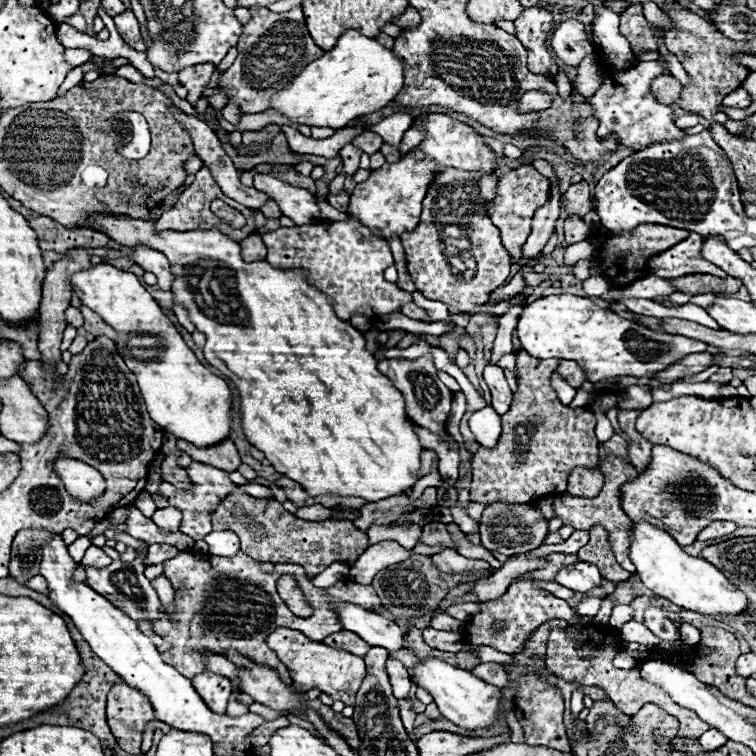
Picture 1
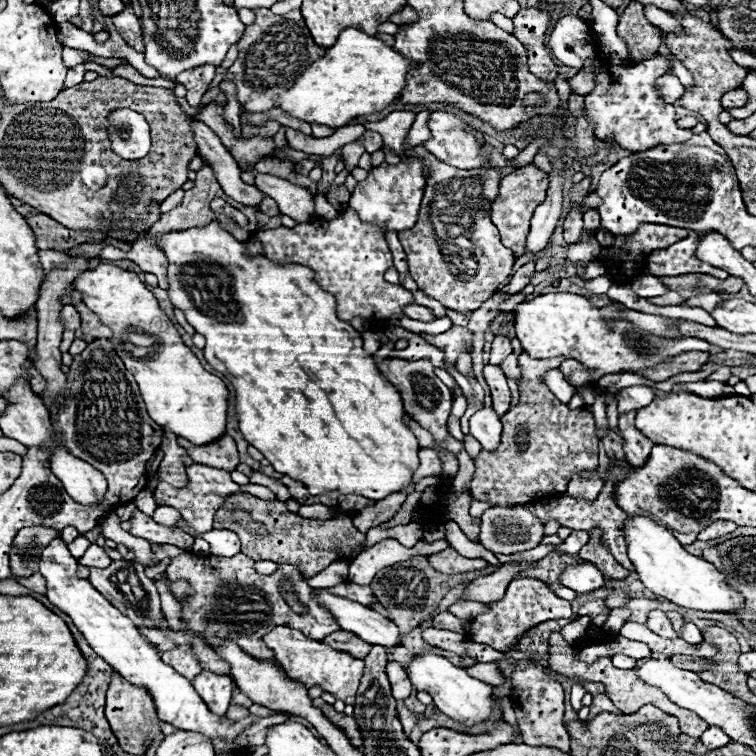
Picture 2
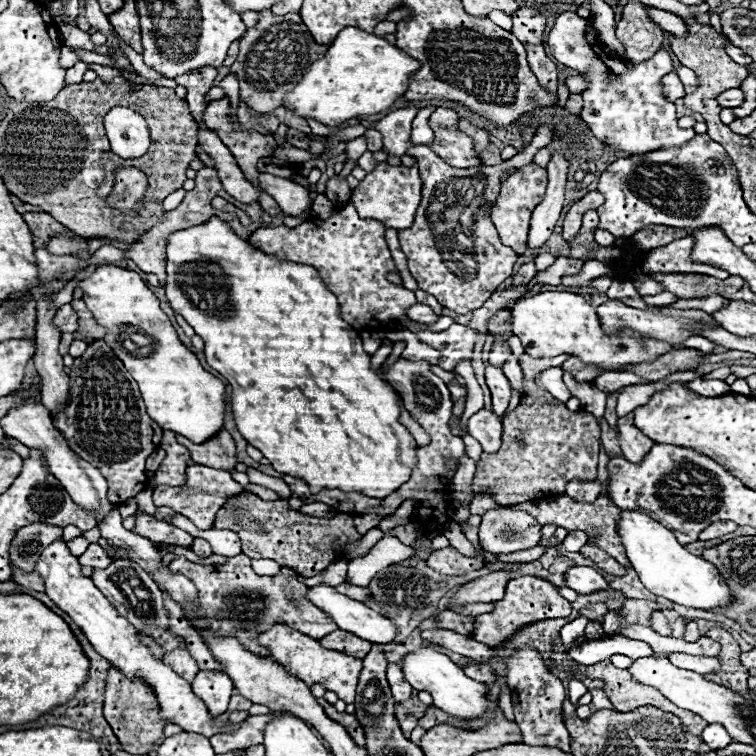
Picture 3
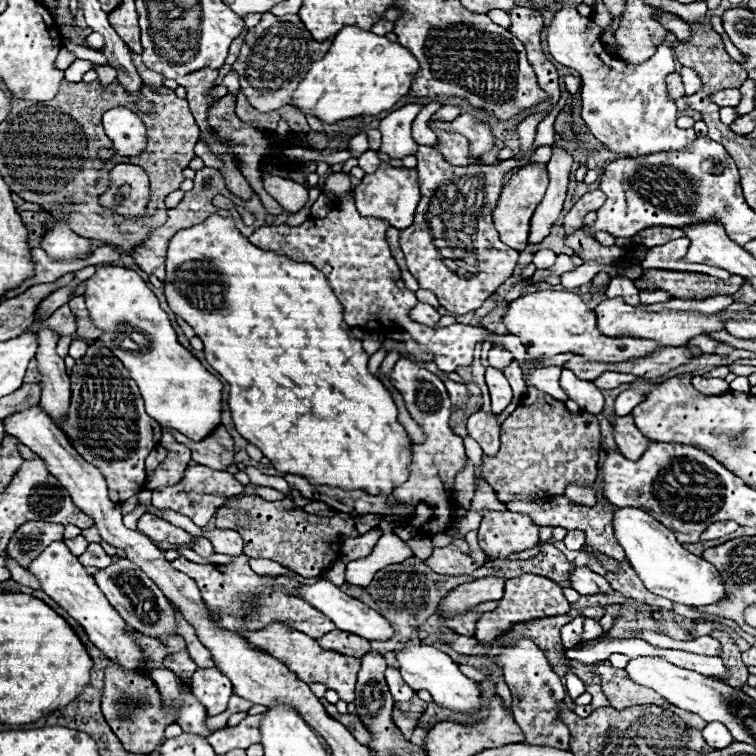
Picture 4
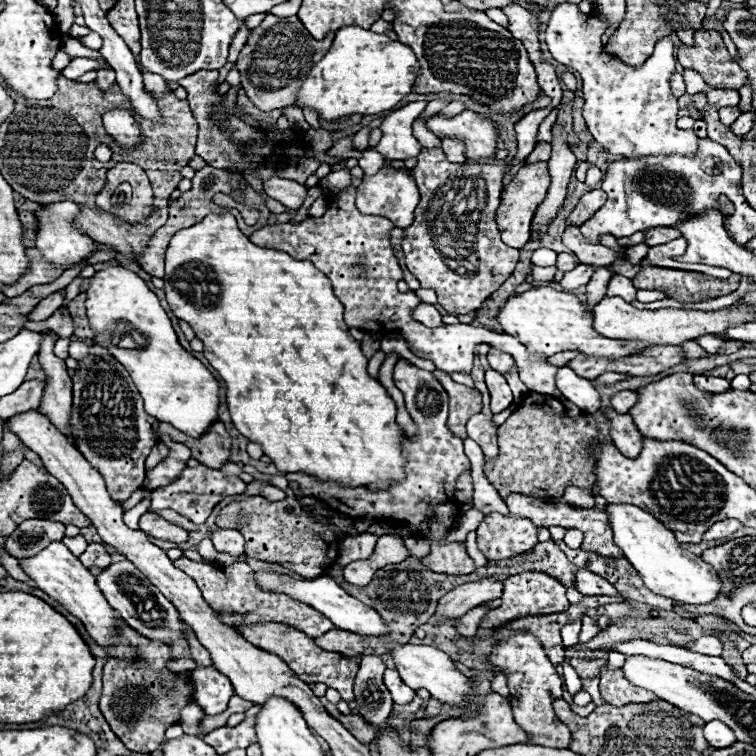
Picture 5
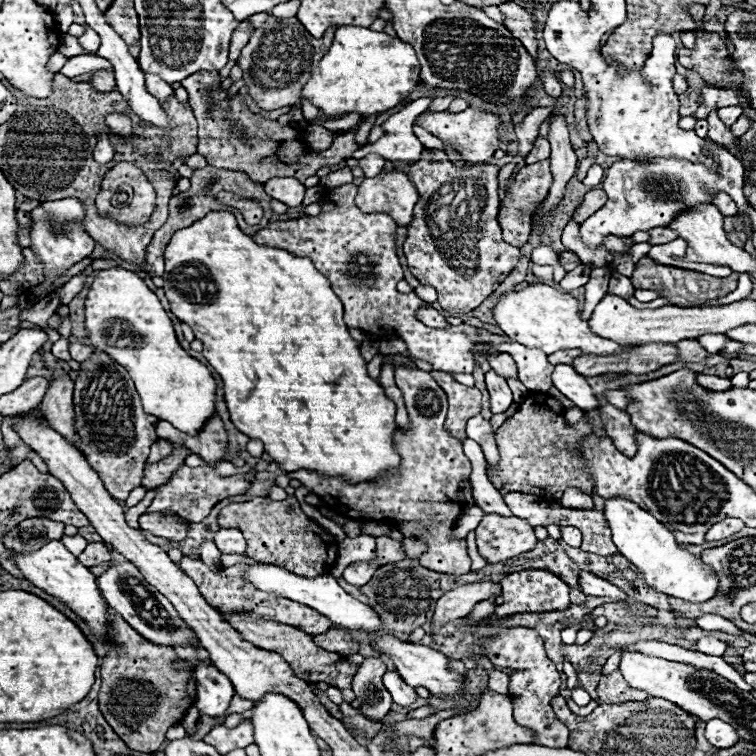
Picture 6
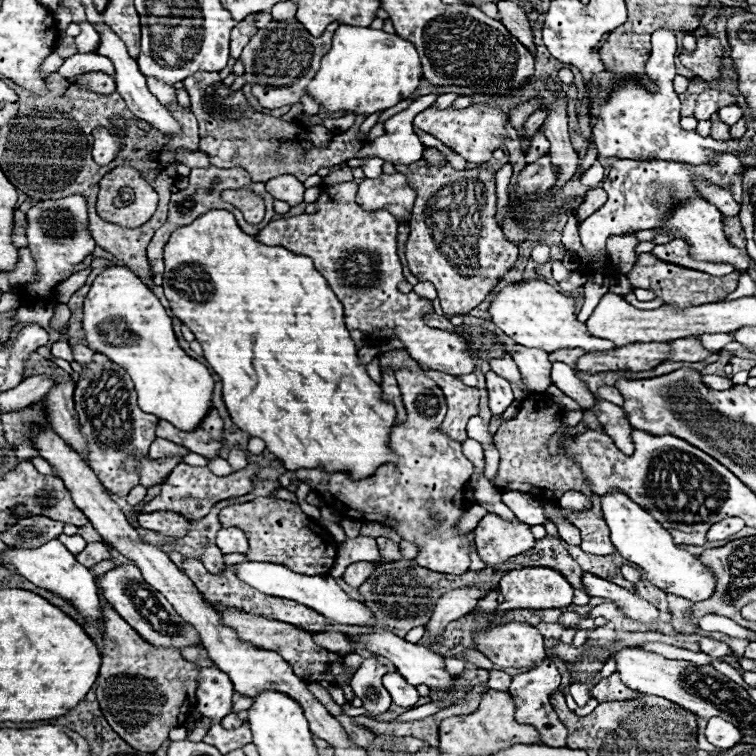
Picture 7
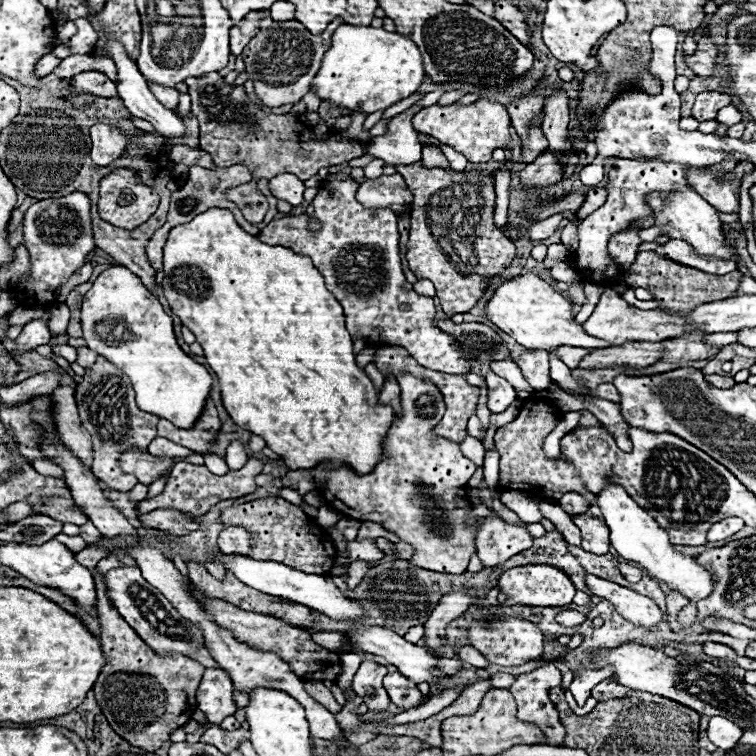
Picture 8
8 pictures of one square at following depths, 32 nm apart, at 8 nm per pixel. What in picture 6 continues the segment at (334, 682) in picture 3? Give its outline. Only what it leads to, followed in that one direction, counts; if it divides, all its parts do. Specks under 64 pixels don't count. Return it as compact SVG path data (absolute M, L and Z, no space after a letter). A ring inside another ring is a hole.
M232 614L230 616L230 624L242 634L244 640L252 642L254 646L260 646L262 650L272 650L276 654L280 654L294 670L294 674L298 678L304 678L304 682L316 684L316 682L326 682L328 686L334 686L342 692L346 702L354 700L354 692L352 692L352 678L358 670L358 666L350 664L344 656L336 654L336 652L326 652L324 648L316 646L312 642L310 634L304 634L302 630L288 626L288 624L280 624L280 622L272 622L272 620L248 620L248 614Z

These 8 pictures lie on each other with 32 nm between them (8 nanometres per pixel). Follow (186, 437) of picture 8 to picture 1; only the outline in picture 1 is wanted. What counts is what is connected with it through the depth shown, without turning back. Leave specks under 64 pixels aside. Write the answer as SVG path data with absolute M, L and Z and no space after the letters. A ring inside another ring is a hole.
M178 440L176 448L190 454L192 460L196 460L196 462L210 464L210 466L216 466L216 468L226 470L226 472L236 472L238 466L242 464L232 440L224 440L222 444L210 446L210 448L196 448L194 444L190 444L186 440Z

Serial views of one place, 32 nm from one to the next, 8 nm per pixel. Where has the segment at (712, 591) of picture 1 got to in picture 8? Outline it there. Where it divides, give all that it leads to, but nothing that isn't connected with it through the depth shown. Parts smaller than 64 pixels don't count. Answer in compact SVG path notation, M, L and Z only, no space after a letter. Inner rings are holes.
M606 486L598 494L598 506L610 528L610 542L622 558L638 562L648 570L648 576L652 580L656 580L658 584L668 584L670 590L686 594L686 598L690 598L692 602L698 602L700 598L708 598L708 594L712 594L712 574L704 570L704 566L700 566L694 556L674 550L668 532L660 528L644 508L636 506L636 502L626 494L622 486Z

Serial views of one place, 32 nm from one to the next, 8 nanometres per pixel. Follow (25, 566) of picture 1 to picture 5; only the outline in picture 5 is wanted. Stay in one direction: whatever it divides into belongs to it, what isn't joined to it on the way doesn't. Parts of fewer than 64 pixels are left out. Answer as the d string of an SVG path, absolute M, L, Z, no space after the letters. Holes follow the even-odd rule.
M26 520L6 540L6 550L14 558L30 558L48 546L48 542L64 538L64 524L48 520Z

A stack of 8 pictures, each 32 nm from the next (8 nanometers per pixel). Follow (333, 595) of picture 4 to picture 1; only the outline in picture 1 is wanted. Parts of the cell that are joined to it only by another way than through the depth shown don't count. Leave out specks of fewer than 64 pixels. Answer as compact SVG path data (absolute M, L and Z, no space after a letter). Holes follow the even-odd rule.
M336 602L336 612L340 614L340 622L344 630L358 634L370 646L384 646L388 652L396 652L402 648L410 648L406 642L406 632L402 628L374 612L366 612L360 606Z

